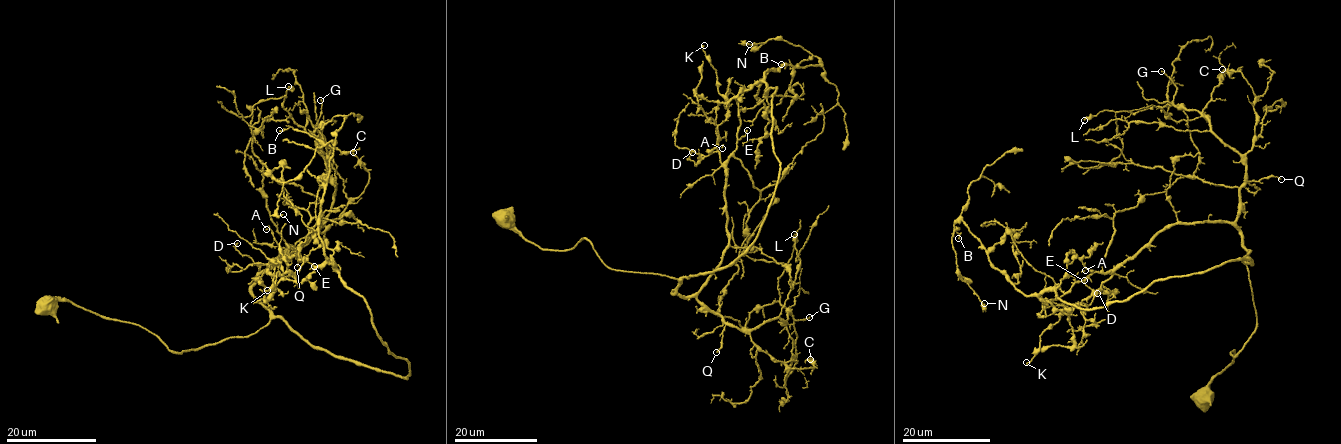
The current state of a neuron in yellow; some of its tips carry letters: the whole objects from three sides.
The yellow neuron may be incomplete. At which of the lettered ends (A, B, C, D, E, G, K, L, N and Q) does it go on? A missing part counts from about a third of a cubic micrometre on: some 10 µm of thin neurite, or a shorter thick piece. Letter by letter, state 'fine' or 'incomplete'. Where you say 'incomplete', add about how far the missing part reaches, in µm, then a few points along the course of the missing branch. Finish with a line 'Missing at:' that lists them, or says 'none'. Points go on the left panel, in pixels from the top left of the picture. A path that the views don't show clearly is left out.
A: fine
B: fine
C: fine
D: fine
E: fine
G: fine
K: fine
L: fine
N: fine
Q: fine
Missing at: none

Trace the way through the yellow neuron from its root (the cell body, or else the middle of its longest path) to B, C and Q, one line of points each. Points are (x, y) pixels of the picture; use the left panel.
B: (46, 306), (178, 353), (255, 333), (270, 310), (251, 286), (287, 245), (300, 258), (333, 150), (279, 130)
C: (46, 306), (138, 324), (178, 353), (255, 333), (270, 314), (251, 288), (266, 265), (364, 189), (353, 152)
Q: (46, 306), (70, 301), (138, 324), (179, 353), (255, 333), (270, 310), (252, 284), (291, 249), (297, 267)

